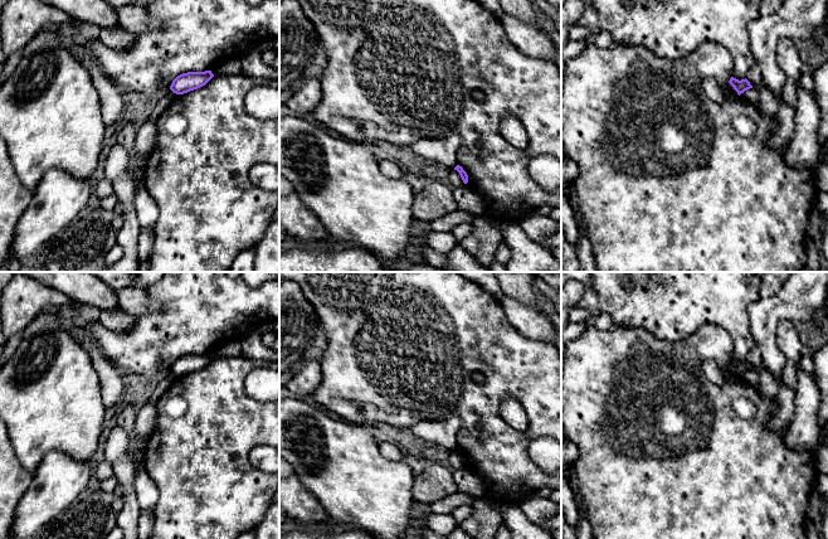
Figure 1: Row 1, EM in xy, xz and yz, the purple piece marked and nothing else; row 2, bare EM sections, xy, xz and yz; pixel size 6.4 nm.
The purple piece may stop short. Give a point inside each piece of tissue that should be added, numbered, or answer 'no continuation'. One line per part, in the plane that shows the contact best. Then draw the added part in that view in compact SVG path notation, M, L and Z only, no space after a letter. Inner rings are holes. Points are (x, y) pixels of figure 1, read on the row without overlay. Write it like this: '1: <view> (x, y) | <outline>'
no continuation

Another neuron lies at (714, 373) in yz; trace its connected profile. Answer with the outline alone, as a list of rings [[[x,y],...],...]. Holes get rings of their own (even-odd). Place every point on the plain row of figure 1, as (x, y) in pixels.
[[[711,359],[702,360],[701,369],[703,370],[708,380],[717,385],[724,385],[730,380],[740,379],[729,364],[722,370]]]

